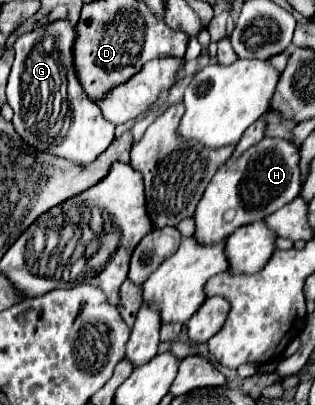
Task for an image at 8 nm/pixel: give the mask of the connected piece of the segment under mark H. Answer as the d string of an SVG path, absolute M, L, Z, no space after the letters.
M263 138L259 144L251 146L243 156L229 158L219 166L217 174L211 178L197 210L195 210L195 234L199 244L219 244L231 236L239 226L259 222L273 214L287 202L291 202L299 190L299 150L285 138Z

